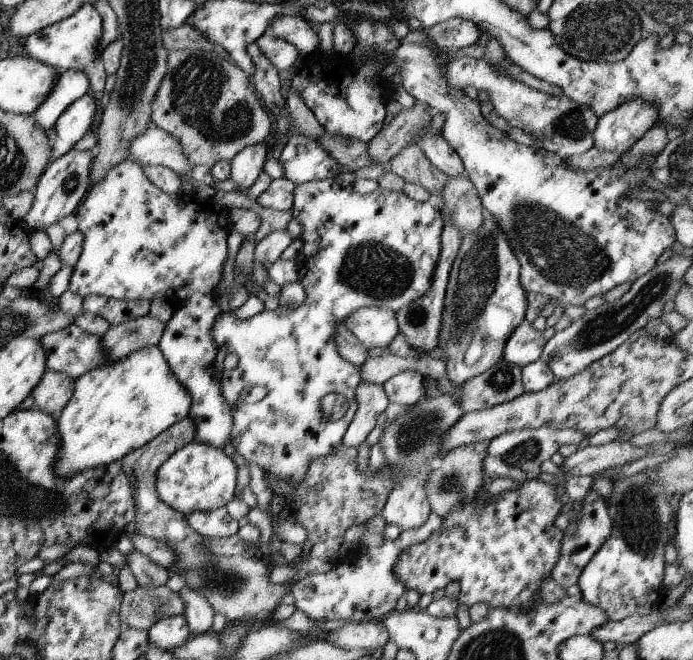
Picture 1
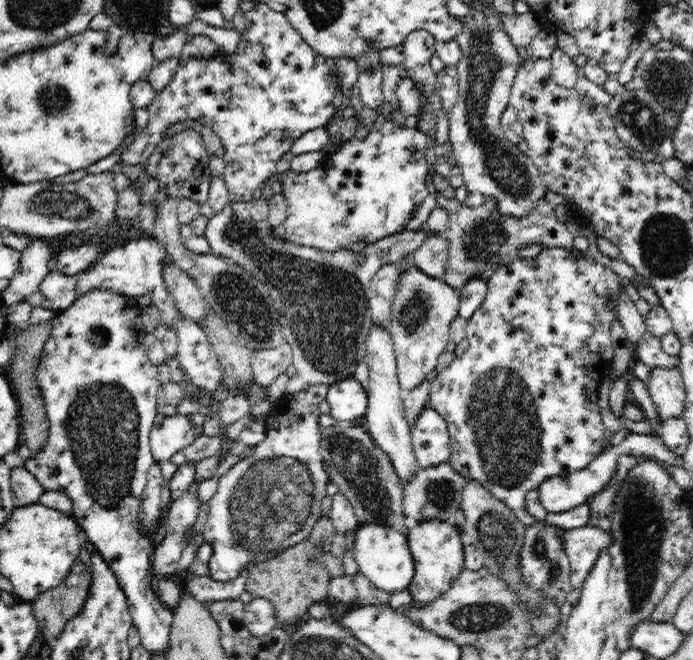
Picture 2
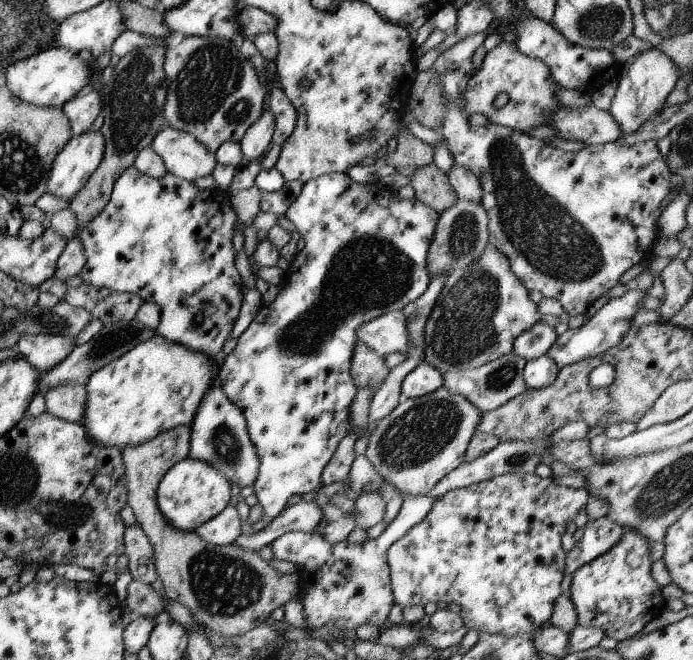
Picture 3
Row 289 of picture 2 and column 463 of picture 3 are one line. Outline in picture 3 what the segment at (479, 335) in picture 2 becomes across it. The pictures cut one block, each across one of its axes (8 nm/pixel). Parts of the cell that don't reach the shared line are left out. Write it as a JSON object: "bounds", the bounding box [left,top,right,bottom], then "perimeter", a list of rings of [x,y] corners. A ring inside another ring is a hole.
{"bounds":[386,473,587,636],"perimeter":[[[509,473],[501,476],[493,476],[489,480],[470,484],[463,488],[449,490],[435,498],[431,504],[427,516],[411,526],[399,540],[395,540],[386,552],[386,561],[389,570],[390,587],[394,598],[394,604],[399,607],[424,606],[428,602],[443,602],[443,604],[457,604],[459,606],[459,616],[462,624],[469,628],[474,628],[477,632],[485,634],[501,634],[501,636],[517,636],[533,633],[537,628],[549,623],[551,613],[553,612],[553,602],[561,594],[561,578],[563,578],[563,568],[565,568],[565,556],[560,540],[565,533],[566,523],[574,521],[577,512],[585,508],[587,502],[587,491],[583,489],[573,489],[565,486],[554,484],[552,476],[544,479],[537,477],[534,473]]]}

